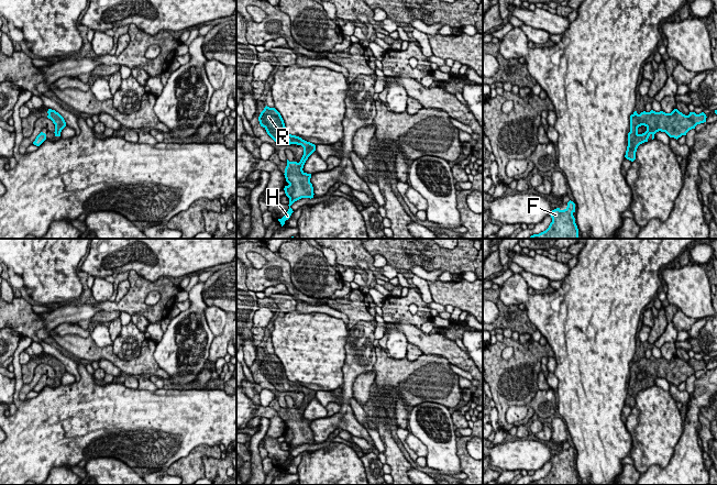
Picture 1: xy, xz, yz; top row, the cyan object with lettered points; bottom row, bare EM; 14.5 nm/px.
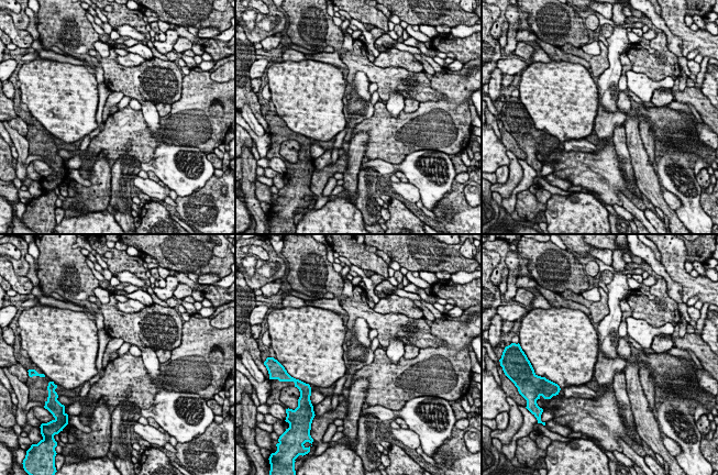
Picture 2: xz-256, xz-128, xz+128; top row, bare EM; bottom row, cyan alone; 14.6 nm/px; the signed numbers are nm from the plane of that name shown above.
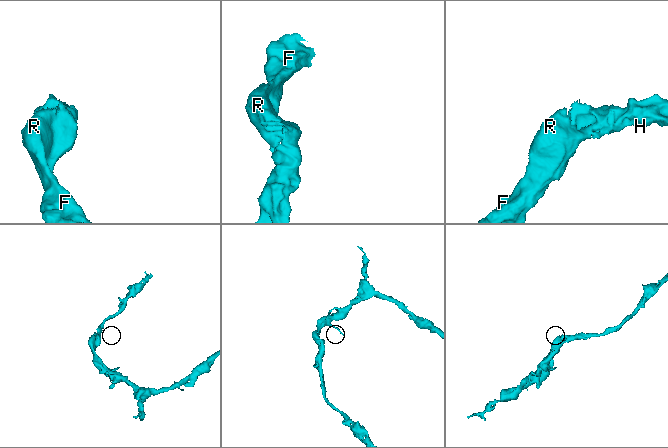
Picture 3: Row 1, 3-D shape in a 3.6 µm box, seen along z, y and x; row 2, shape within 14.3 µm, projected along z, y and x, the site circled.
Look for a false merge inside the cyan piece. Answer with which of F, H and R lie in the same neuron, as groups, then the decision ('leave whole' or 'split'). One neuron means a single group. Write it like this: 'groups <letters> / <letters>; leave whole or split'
groups F H R; leave whole

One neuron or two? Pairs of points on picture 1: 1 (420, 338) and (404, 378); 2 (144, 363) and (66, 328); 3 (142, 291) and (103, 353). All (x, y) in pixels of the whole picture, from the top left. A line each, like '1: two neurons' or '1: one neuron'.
1: two neurons
2: two neurons
3: two neurons

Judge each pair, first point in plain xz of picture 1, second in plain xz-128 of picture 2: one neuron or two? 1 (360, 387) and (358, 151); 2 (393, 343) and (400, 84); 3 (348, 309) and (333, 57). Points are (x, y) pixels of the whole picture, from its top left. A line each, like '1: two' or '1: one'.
1: one
2: two
3: two

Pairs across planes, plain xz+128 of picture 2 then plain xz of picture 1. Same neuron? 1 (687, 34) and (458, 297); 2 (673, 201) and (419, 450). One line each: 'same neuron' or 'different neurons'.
1: same neuron
2: same neuron

